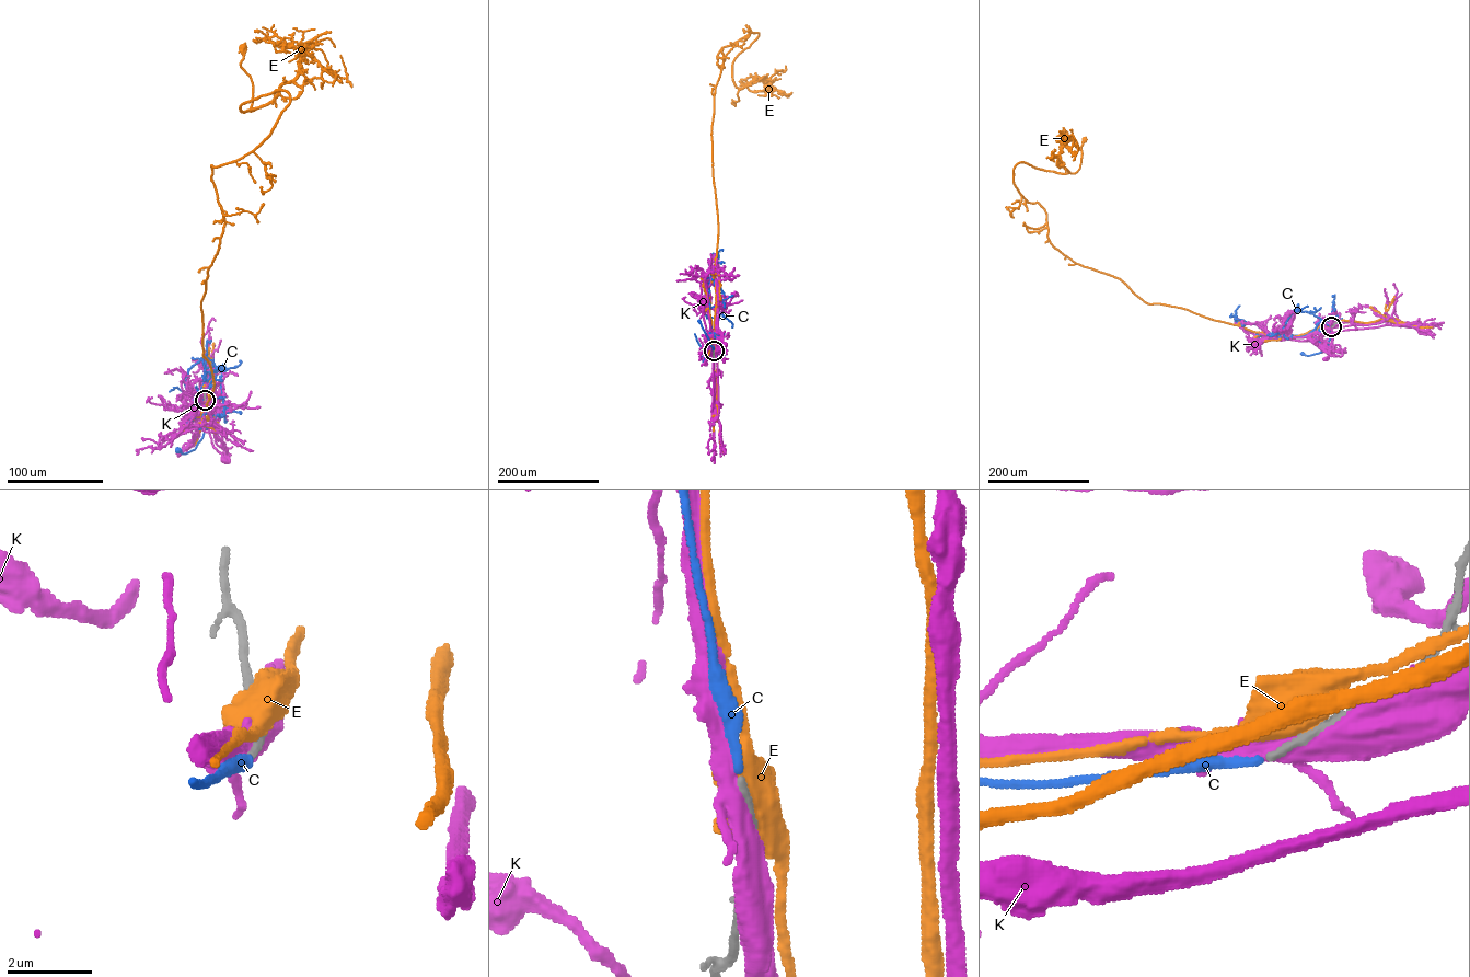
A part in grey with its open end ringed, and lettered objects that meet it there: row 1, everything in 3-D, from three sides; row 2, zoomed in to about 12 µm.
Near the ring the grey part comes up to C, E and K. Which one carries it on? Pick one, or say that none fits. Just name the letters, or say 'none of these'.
C

